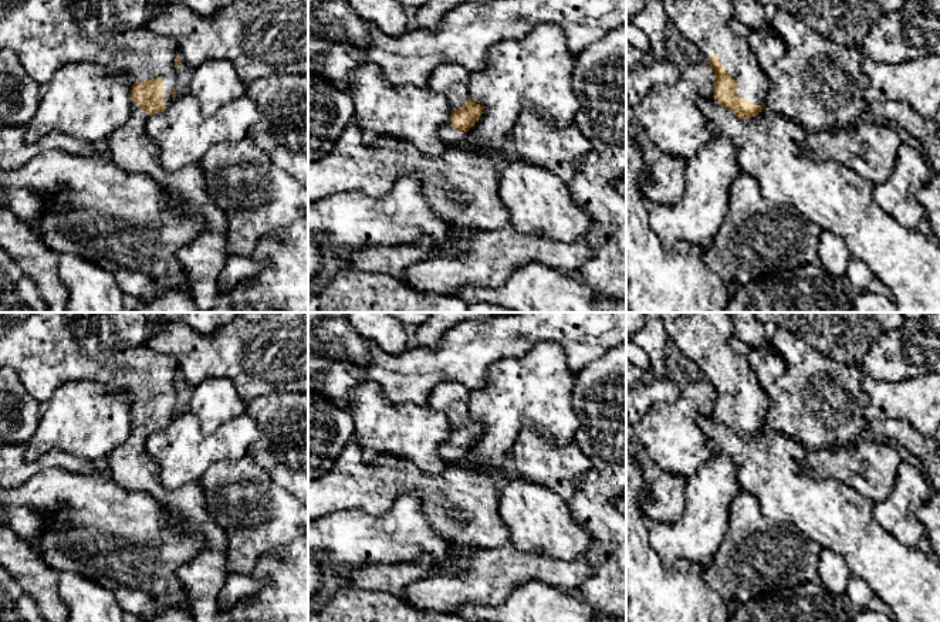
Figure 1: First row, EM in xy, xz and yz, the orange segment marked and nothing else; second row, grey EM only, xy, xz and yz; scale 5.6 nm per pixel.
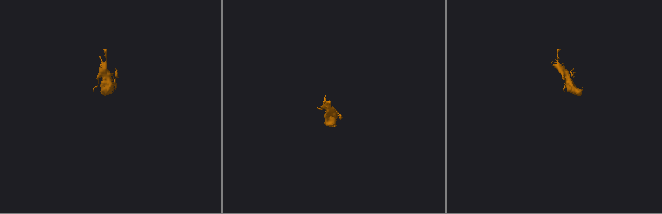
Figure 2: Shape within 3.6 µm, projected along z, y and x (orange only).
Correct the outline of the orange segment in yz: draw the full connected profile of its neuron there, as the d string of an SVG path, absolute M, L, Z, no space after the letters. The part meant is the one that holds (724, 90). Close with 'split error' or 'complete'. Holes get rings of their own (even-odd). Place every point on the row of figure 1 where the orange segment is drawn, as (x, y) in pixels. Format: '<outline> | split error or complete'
M663 0L669 21L672 21L682 40L694 44L709 58L714 70L714 104L731 111L737 118L745 119L765 108L765 95L770 88L768 74L757 61L747 41L736 36L728 23L734 17L731 0Z | split error

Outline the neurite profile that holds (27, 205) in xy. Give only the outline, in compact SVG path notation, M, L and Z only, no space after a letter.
M0 186L0 204L10 209L21 222L37 229L43 210L54 197L64 196L62 192L40 195L30 189L4 189Z

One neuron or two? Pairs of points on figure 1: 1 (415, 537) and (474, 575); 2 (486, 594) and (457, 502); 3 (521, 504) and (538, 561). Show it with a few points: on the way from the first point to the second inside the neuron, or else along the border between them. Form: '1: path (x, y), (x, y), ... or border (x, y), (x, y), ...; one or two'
1: border (466, 555), (455, 570), (440, 573); two
2: border (506, 543), (497, 547), (476, 548), (469, 553); two
3: border (510, 543), (568, 560); two

